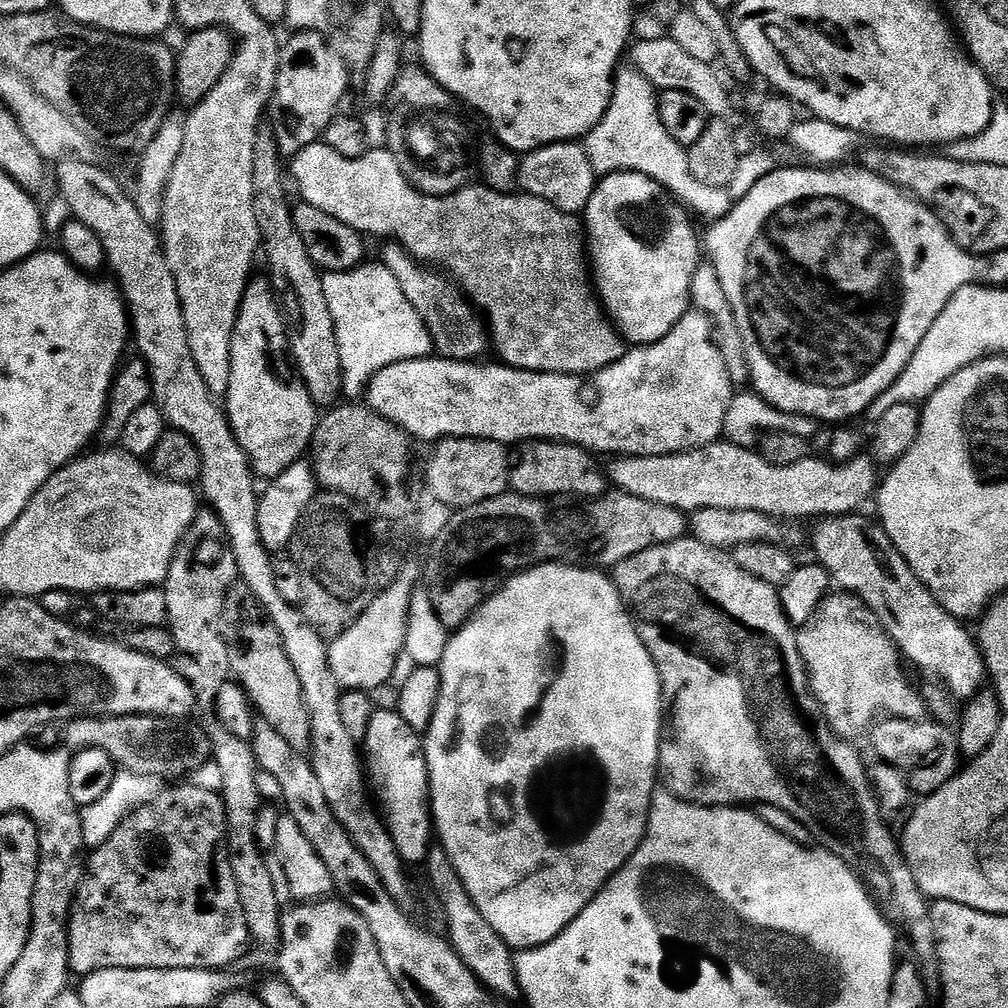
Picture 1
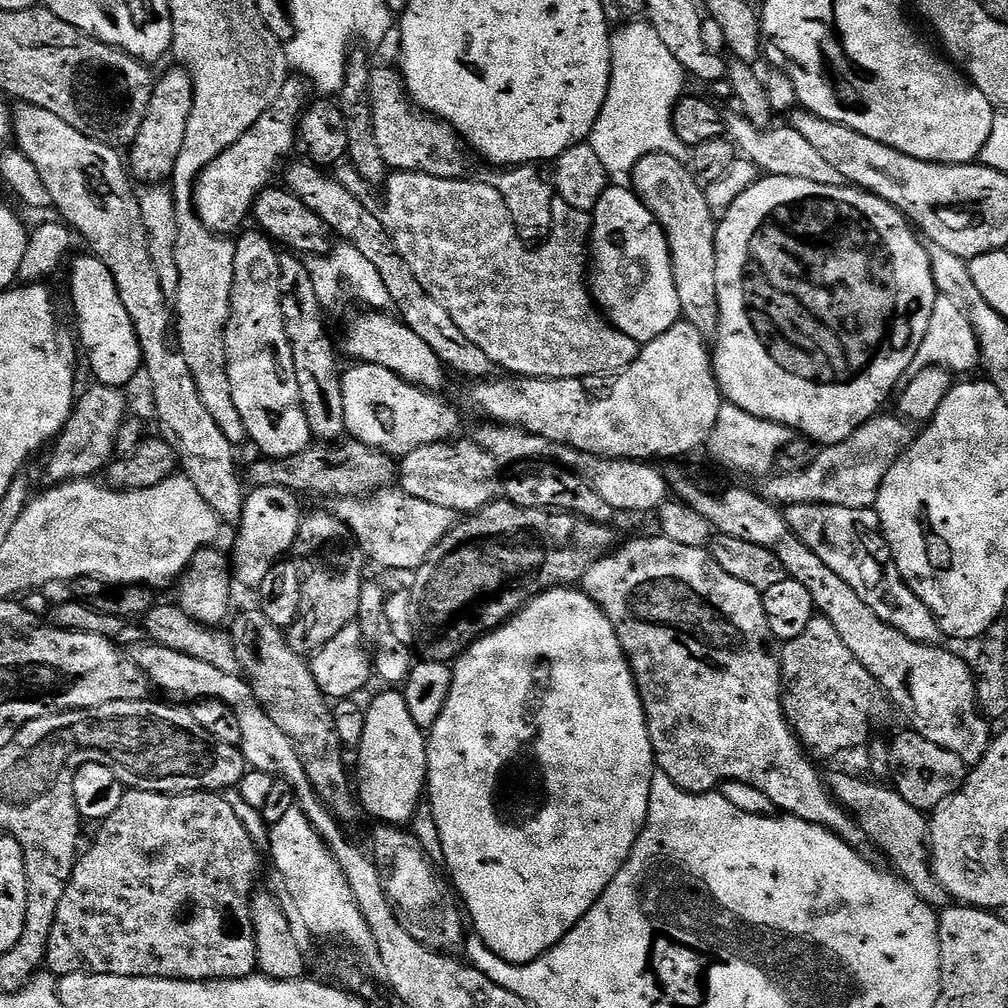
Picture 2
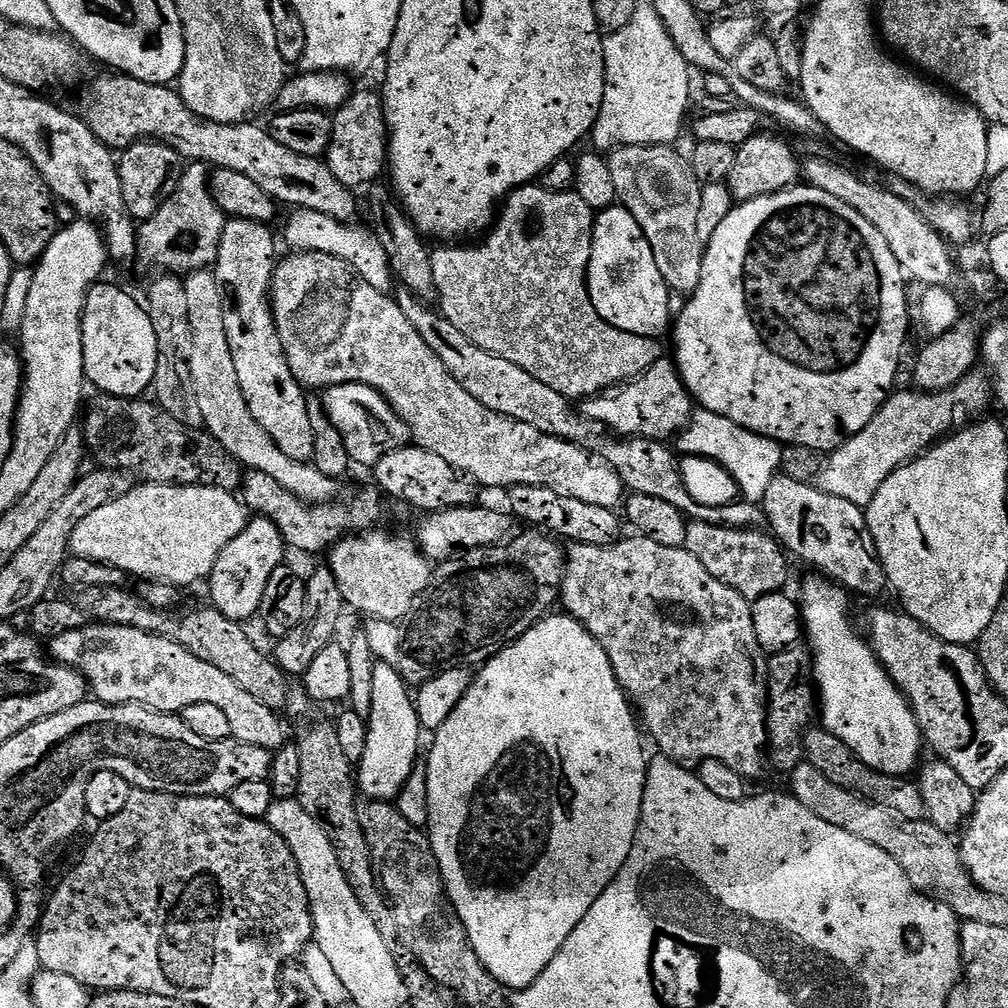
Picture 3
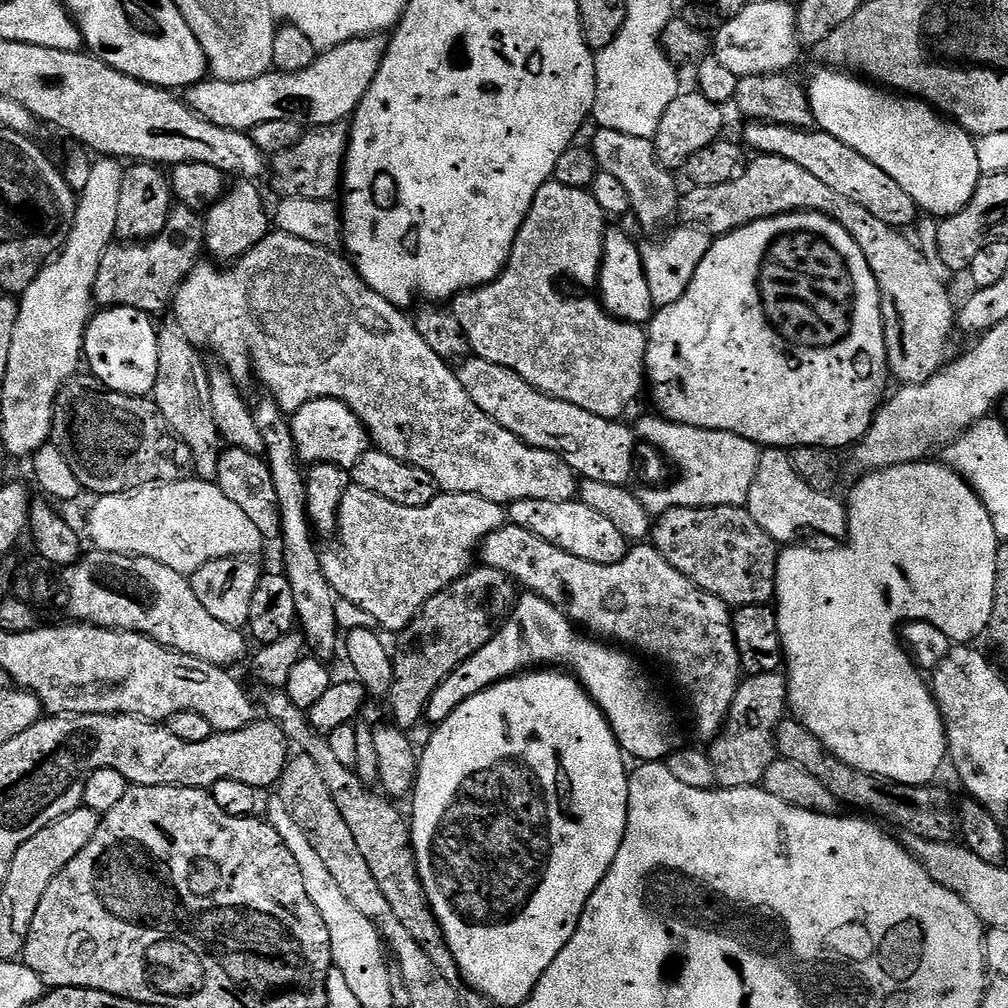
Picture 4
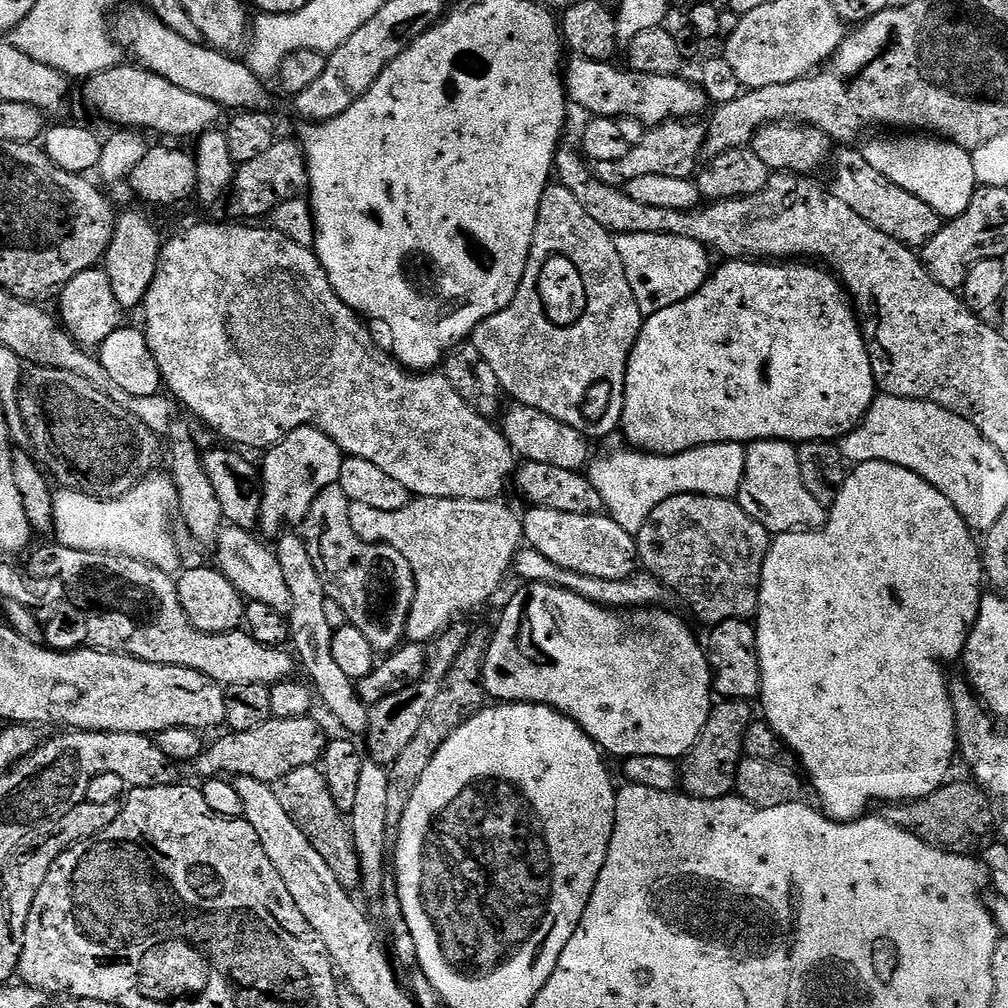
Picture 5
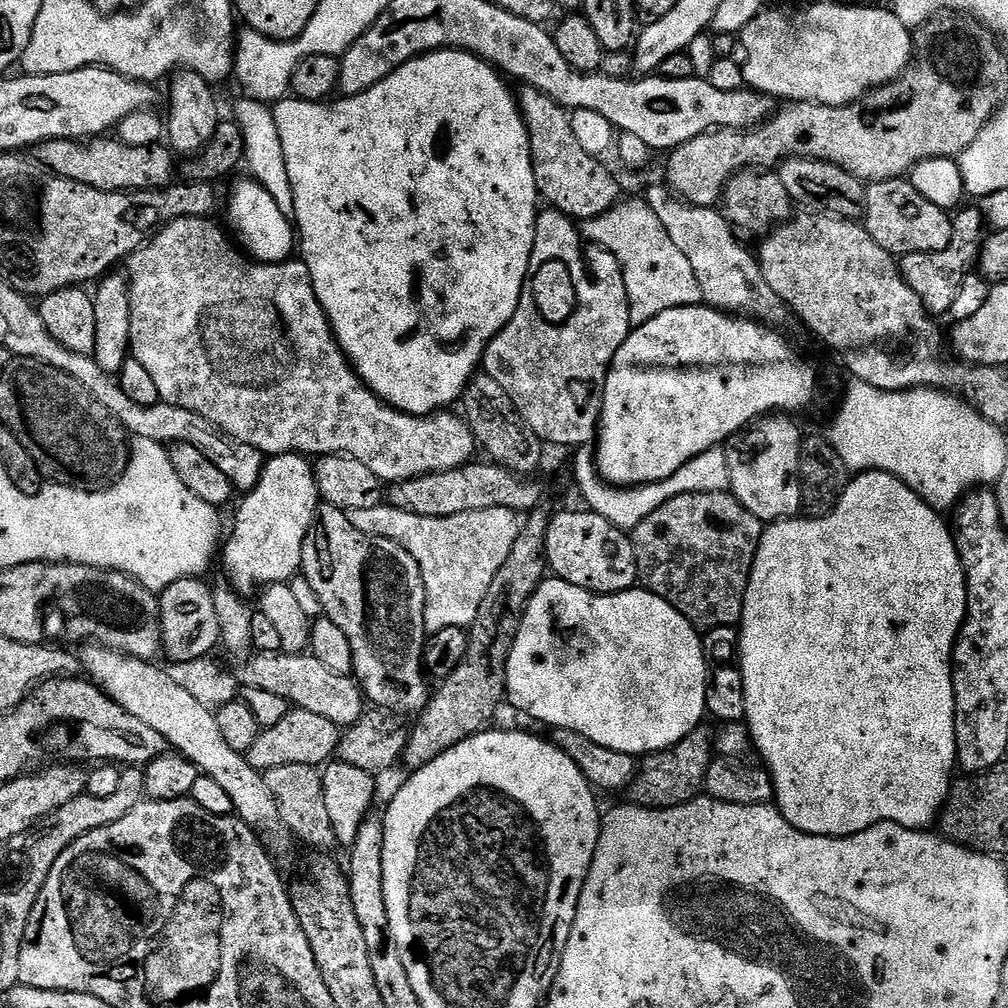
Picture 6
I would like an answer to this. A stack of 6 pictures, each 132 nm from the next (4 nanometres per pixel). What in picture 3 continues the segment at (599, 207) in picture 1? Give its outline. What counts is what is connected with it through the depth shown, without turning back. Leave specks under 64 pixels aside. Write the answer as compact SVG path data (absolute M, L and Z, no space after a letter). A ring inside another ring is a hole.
M613 206L596 216L590 258L588 296L599 316L616 329L640 337L661 337L672 318L672 294L658 271L654 252L630 210Z

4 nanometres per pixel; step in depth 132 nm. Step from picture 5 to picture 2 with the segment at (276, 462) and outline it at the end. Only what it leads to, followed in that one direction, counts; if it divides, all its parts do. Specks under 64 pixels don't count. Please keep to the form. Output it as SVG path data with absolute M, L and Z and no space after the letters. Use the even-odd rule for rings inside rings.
M377 364L351 365L353 368L343 373L342 382L342 410L346 410L346 432L349 437L362 442L371 448L378 448L393 458L403 458L410 454L410 450L418 450L422 446L442 444L451 441L460 428L460 416L452 404L443 404L436 397L437 393L416 387L415 384L406 382L398 374L386 370L386 366Z

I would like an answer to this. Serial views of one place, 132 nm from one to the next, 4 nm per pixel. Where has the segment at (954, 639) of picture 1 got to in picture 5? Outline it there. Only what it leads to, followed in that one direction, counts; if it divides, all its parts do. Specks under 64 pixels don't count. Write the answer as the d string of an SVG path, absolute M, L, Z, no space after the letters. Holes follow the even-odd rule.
M754 440L746 448L746 470L742 478L742 486L738 503L762 526L766 526L769 534L794 532L797 530L819 530L828 522L829 509L806 490L806 482L802 482L802 470L798 466L797 445L787 440Z

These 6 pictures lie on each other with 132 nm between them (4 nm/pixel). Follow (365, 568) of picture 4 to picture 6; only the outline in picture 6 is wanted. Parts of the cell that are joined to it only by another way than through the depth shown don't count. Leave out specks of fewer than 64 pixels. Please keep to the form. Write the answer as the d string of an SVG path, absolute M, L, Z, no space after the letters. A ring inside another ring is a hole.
M381 502L370 510L350 510L347 513L350 526L354 526L354 530L362 530L362 534L390 538L402 545L412 555L414 562L418 562L426 590L424 631L428 634L447 628L467 629L472 625L482 600L486 598L486 590L490 590L490 582L494 582L494 574L498 574L506 558L510 558L510 550L514 550L514 542L522 527L517 513L508 508L470 510L466 514L454 514L446 518L426 518L422 514L410 514L393 508L387 502Z

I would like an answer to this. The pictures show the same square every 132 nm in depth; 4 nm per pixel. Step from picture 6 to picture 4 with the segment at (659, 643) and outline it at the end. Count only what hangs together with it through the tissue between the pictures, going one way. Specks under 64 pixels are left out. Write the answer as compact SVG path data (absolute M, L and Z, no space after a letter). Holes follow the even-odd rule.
M521 595L494 638L490 638L478 654L466 658L466 662L462 662L462 666L453 670L434 690L428 703L427 723L435 726L446 722L459 704L512 676L533 670L567 670L580 681L588 691L588 697L602 710L620 748L631 759L633 756L633 761L660 762L671 756L678 748L672 737L676 728L672 725L667 706L656 697L647 674L640 669L641 661L619 647L579 634L584 635L568 617L546 602L546 598Z

